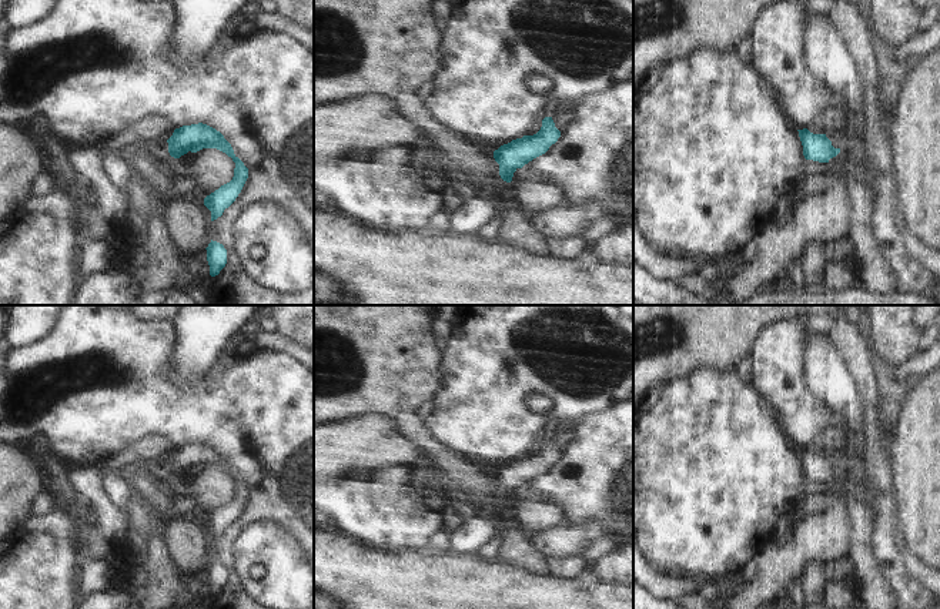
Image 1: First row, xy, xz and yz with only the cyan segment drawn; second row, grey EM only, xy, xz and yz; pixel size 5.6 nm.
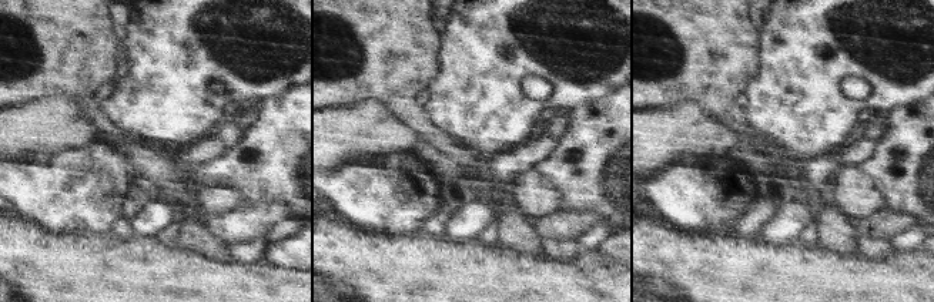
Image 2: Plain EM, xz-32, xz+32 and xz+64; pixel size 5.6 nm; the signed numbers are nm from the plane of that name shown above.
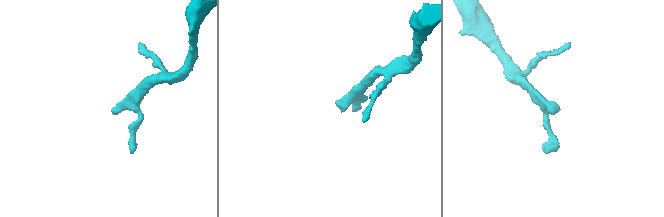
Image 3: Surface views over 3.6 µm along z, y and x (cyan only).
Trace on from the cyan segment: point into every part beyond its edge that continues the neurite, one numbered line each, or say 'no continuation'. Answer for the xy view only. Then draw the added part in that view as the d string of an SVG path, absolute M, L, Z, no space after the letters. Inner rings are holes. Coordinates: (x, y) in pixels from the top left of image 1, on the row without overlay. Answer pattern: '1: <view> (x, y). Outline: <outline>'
no continuation.

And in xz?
no continuation.

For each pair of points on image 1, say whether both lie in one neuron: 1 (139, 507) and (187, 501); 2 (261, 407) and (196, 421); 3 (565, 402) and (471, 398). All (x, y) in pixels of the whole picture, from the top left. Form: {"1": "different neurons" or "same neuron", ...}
{"1": "same neuron", "2": "same neuron", "3": "same neuron"}

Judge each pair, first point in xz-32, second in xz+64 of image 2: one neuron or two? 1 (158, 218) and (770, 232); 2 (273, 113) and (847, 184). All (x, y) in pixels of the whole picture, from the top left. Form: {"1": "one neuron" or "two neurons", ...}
{"1": "one neuron", "2": "two neurons"}

